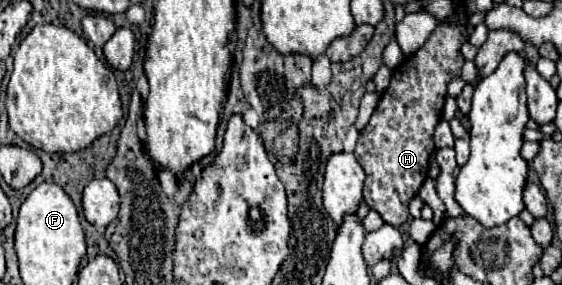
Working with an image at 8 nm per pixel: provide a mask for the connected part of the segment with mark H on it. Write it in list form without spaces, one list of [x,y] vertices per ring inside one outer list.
[[[439,24],[421,52],[405,58],[393,70],[389,88],[383,92],[369,124],[359,134],[355,158],[367,174],[363,198],[391,226],[401,226],[409,218],[409,200],[427,178],[429,158],[435,150],[433,132],[441,120],[447,84],[461,74],[461,66],[465,64],[459,50],[469,40],[469,34],[471,30],[463,26]]]

